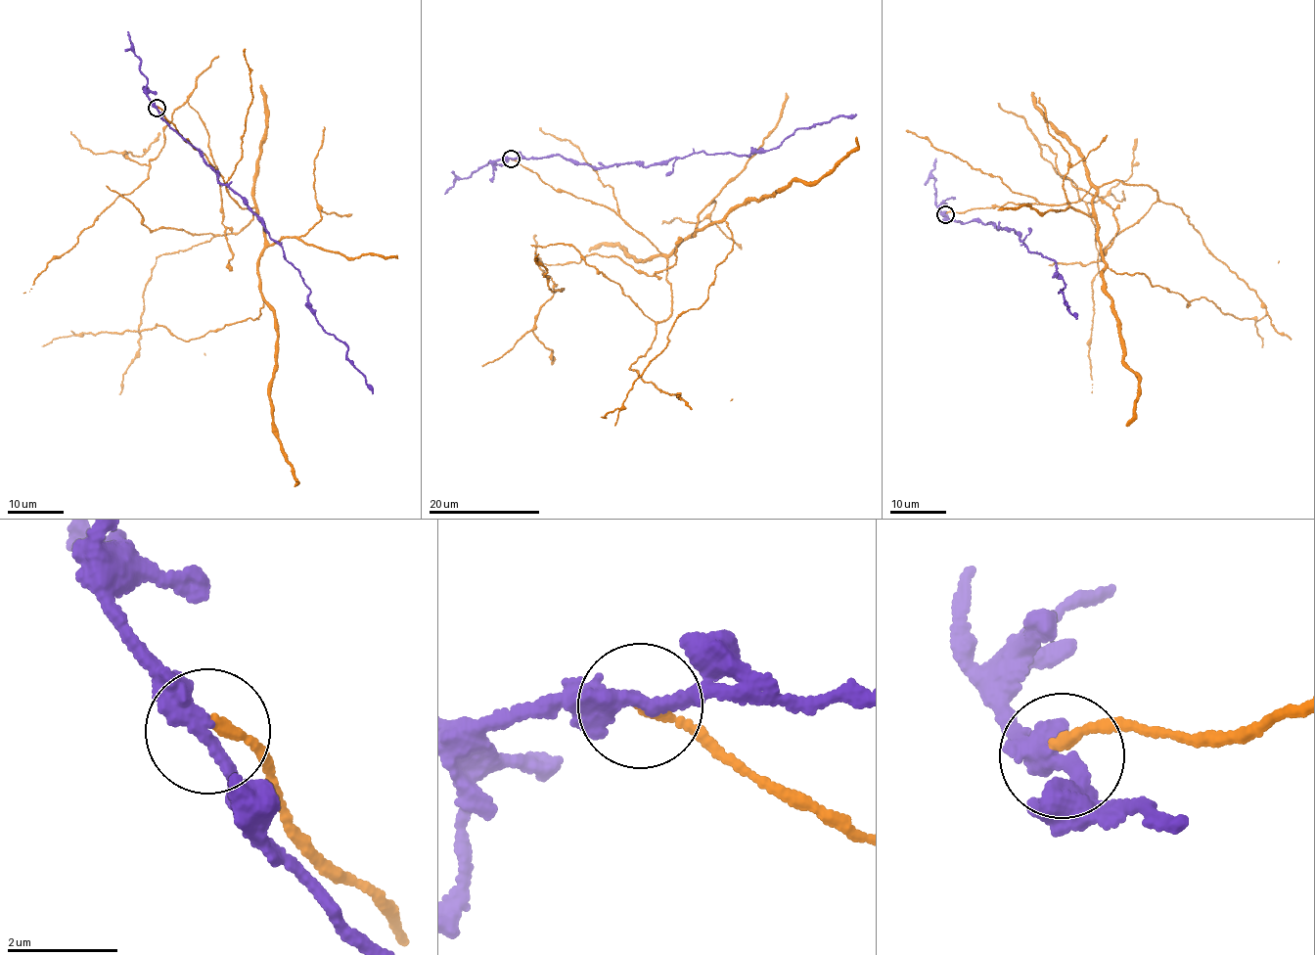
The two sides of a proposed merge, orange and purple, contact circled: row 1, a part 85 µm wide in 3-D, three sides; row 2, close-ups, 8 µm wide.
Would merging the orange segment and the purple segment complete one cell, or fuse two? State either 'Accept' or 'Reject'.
Reject

